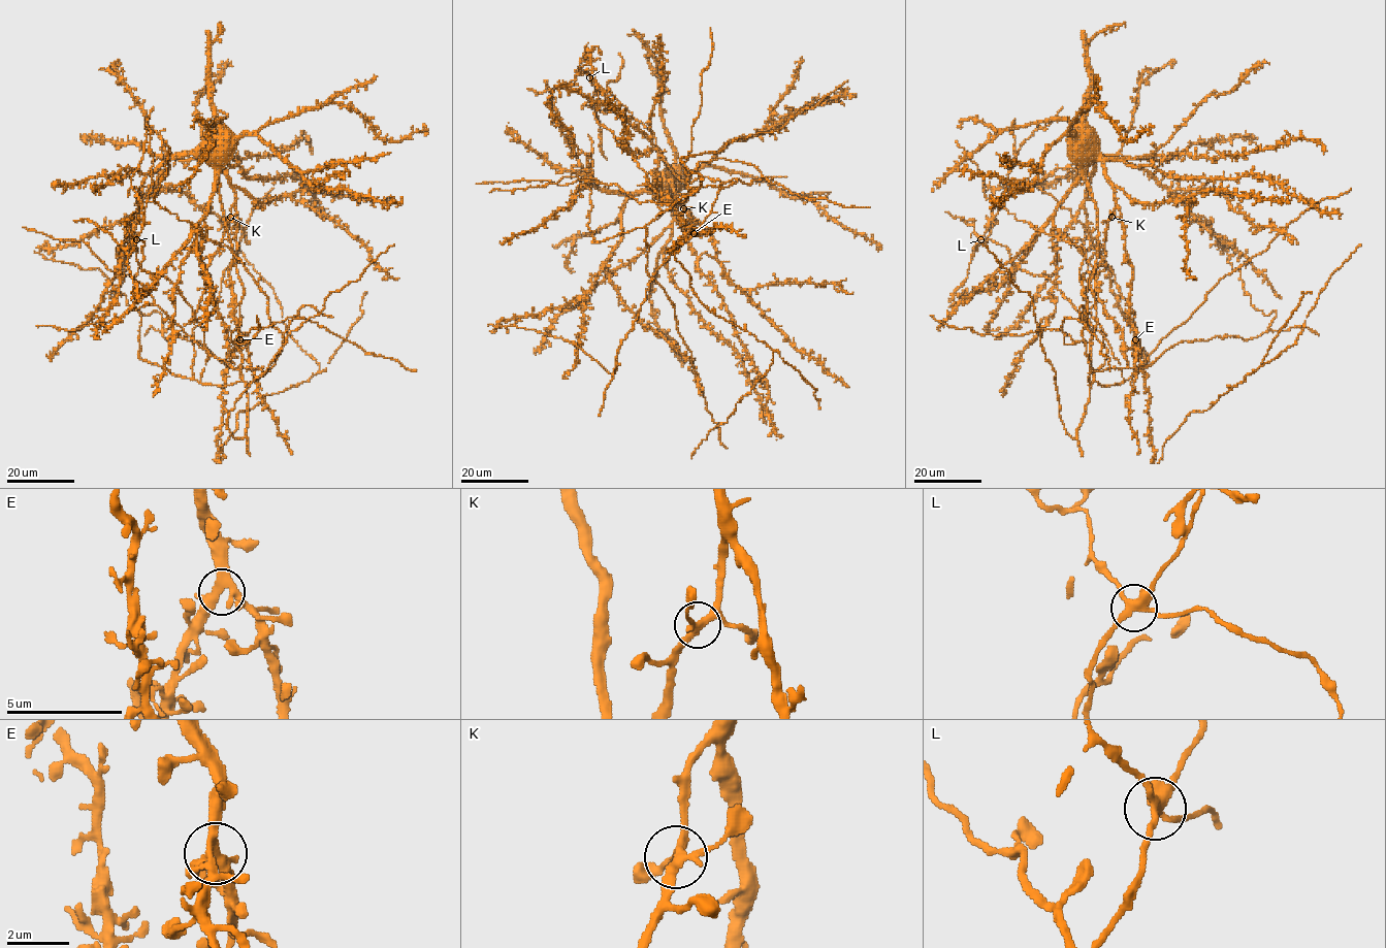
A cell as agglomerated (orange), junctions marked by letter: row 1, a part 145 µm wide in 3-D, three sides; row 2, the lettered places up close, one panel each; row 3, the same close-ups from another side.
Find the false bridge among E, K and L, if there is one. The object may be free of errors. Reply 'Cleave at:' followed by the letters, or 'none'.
Cleave at: L

